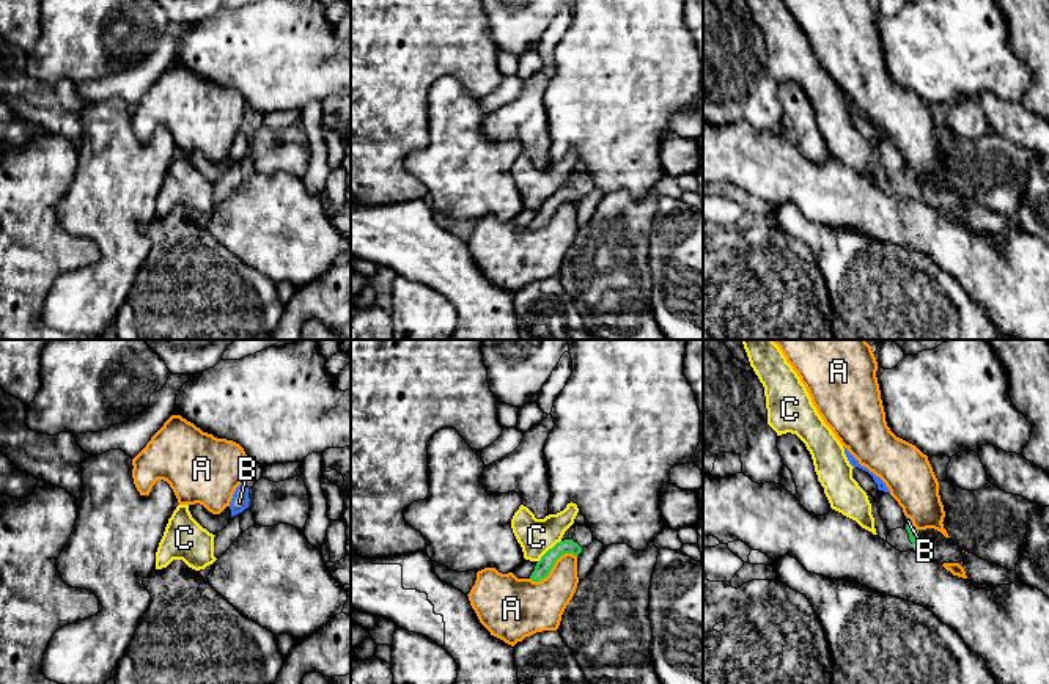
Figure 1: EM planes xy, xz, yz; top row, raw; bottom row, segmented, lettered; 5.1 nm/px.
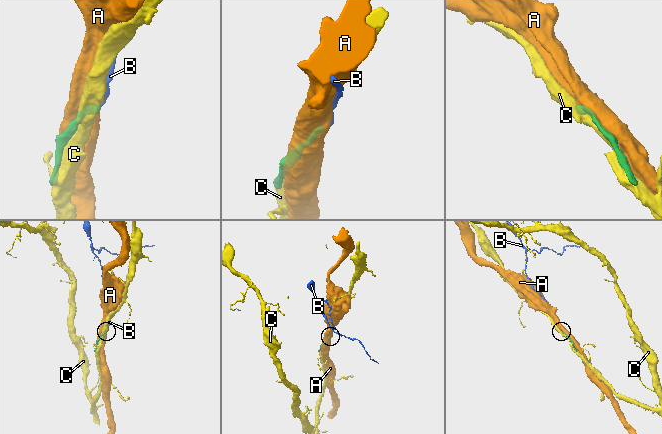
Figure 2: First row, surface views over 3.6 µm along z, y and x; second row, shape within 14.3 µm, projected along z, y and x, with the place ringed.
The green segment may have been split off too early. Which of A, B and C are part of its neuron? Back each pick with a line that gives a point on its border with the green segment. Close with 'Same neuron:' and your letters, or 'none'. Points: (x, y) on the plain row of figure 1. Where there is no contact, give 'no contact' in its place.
B: contact yz (909, 173)
Same neuron: B

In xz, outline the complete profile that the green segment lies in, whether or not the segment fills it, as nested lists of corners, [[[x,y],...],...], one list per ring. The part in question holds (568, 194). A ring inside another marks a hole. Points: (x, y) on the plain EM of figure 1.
[[[565,187],[557,190],[552,197],[549,197],[541,208],[536,211],[535,219],[532,220],[530,226],[533,230],[539,230],[546,226],[554,215],[555,209],[565,203],[565,201],[572,201],[579,203],[582,200],[582,195],[574,190],[572,187]]]

